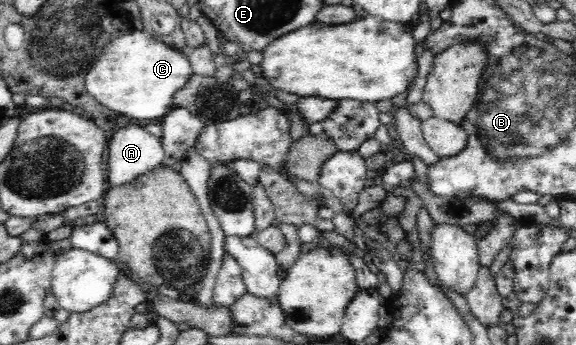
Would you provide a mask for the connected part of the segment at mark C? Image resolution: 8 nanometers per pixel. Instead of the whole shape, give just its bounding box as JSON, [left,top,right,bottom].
[86,30,193,121]

